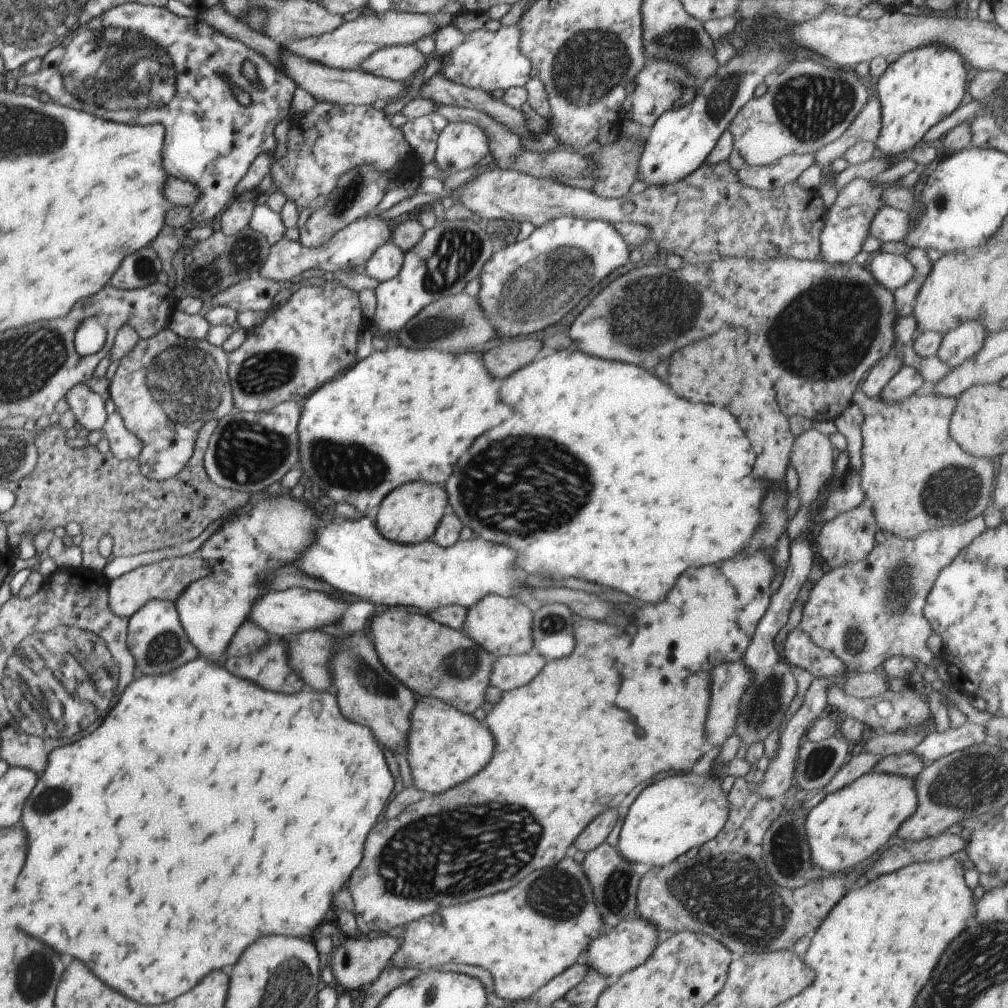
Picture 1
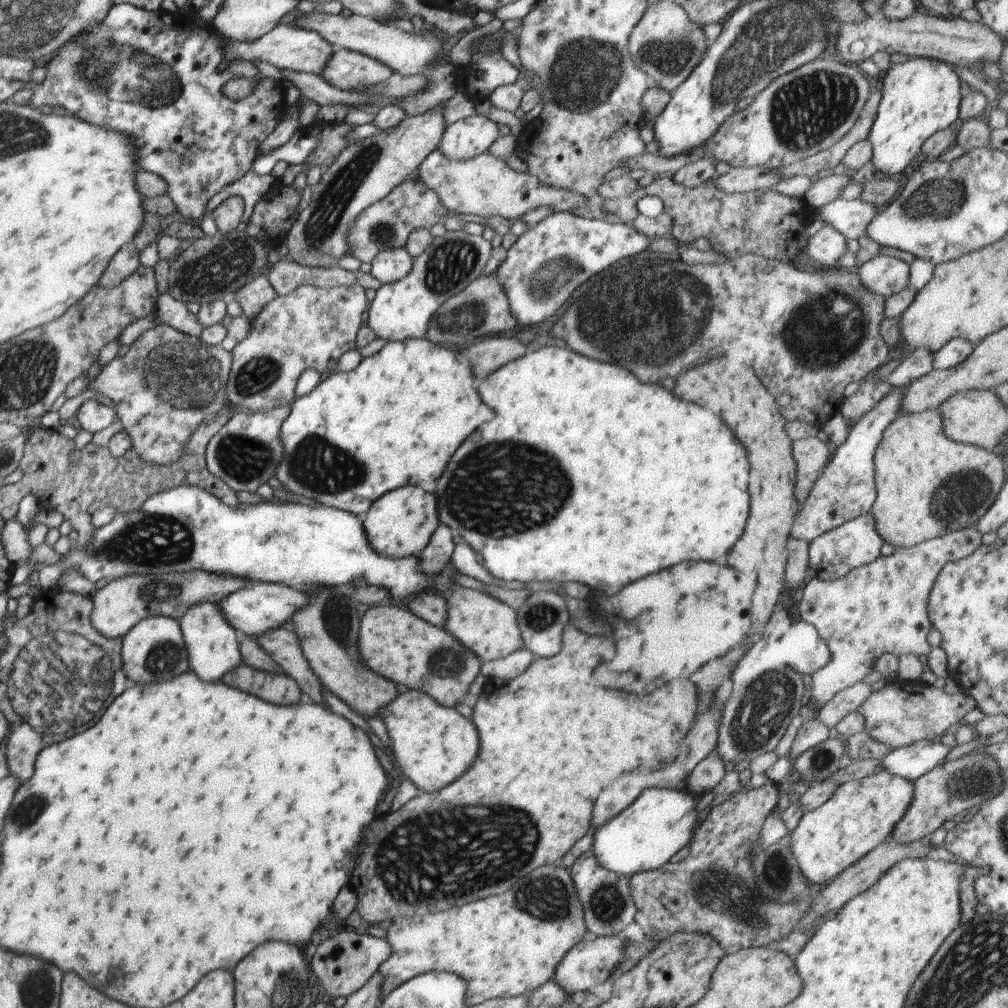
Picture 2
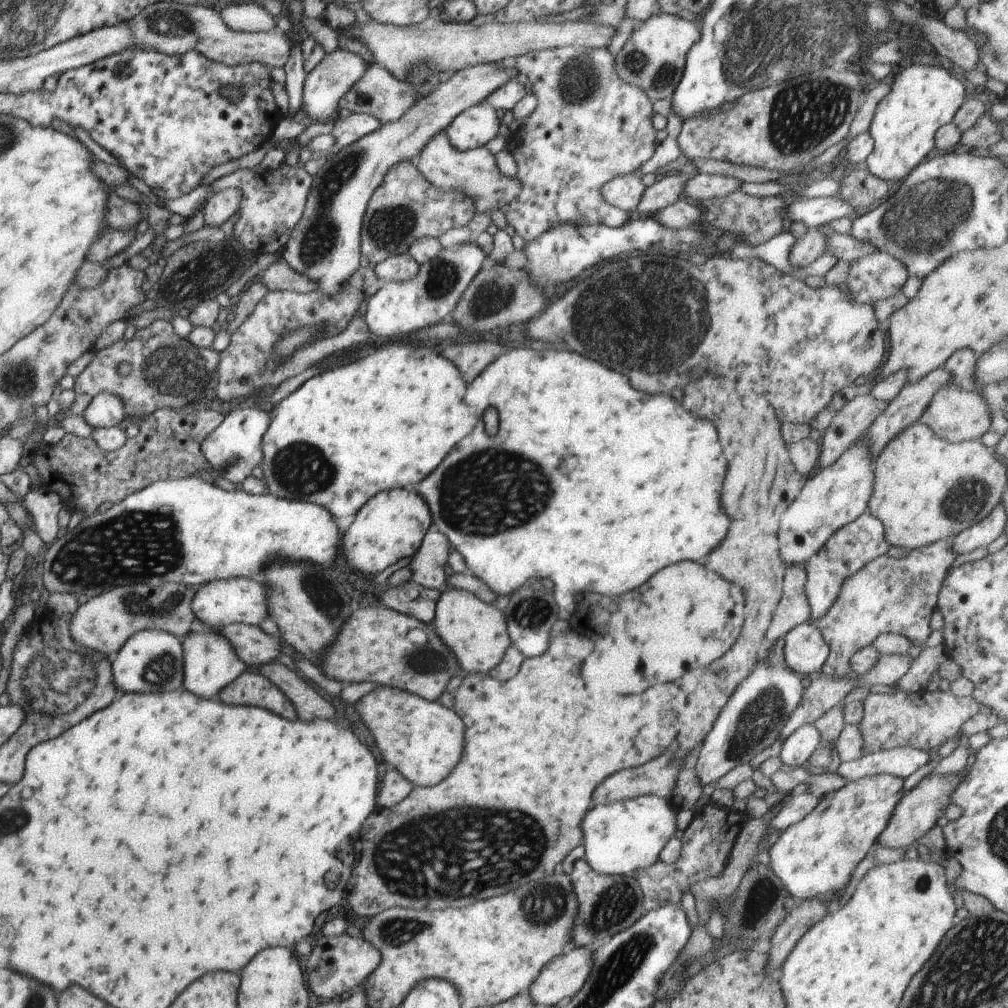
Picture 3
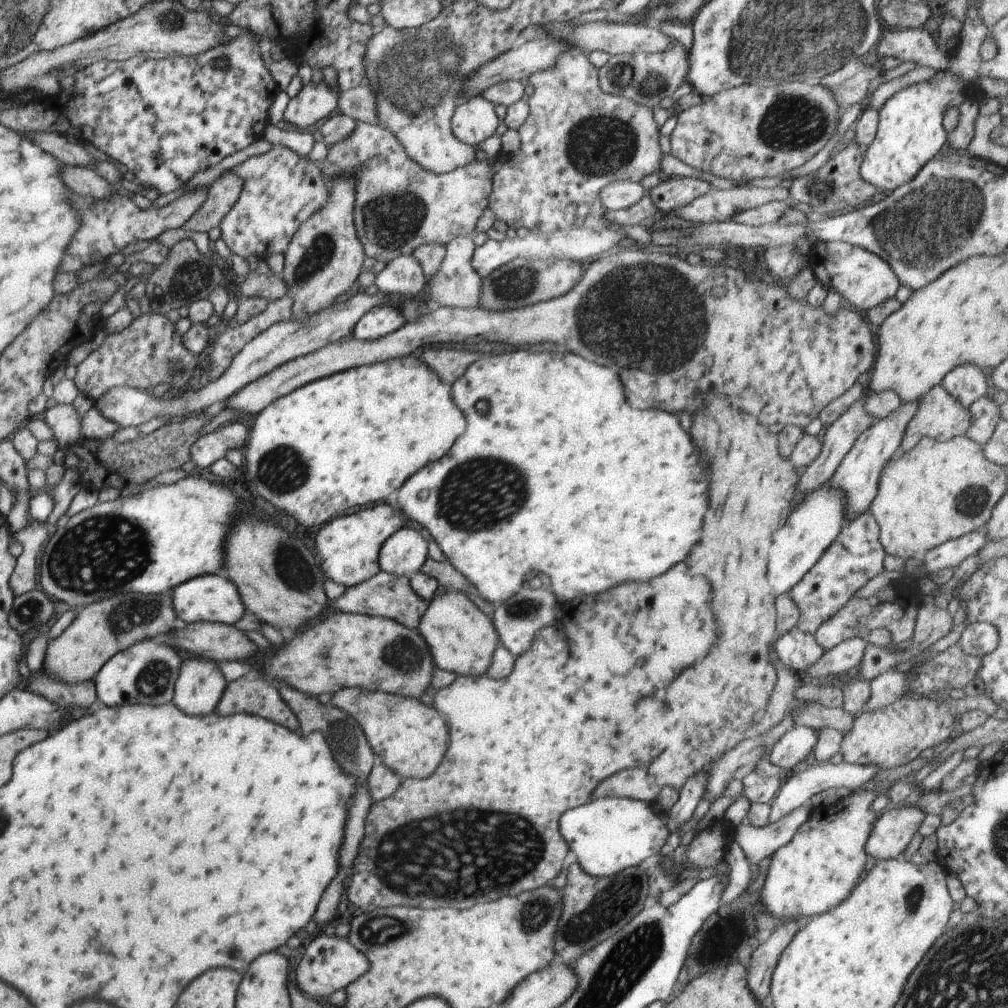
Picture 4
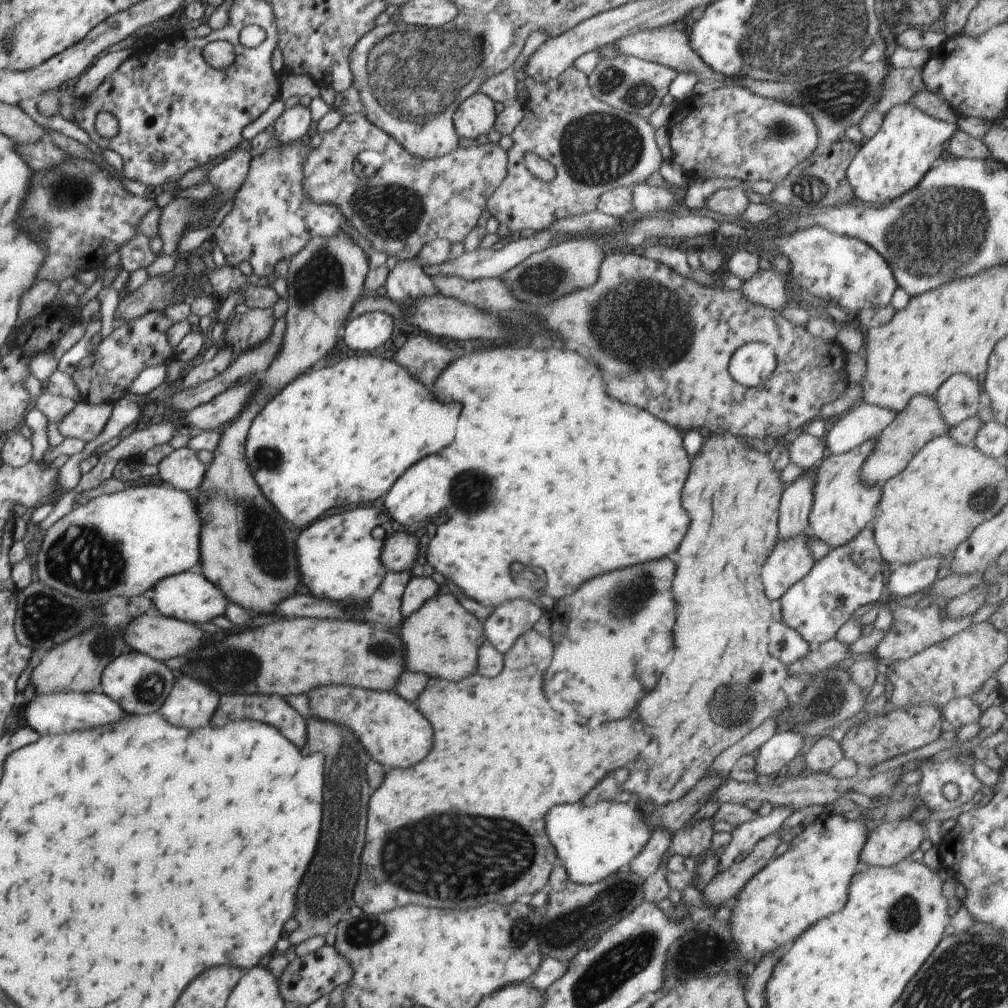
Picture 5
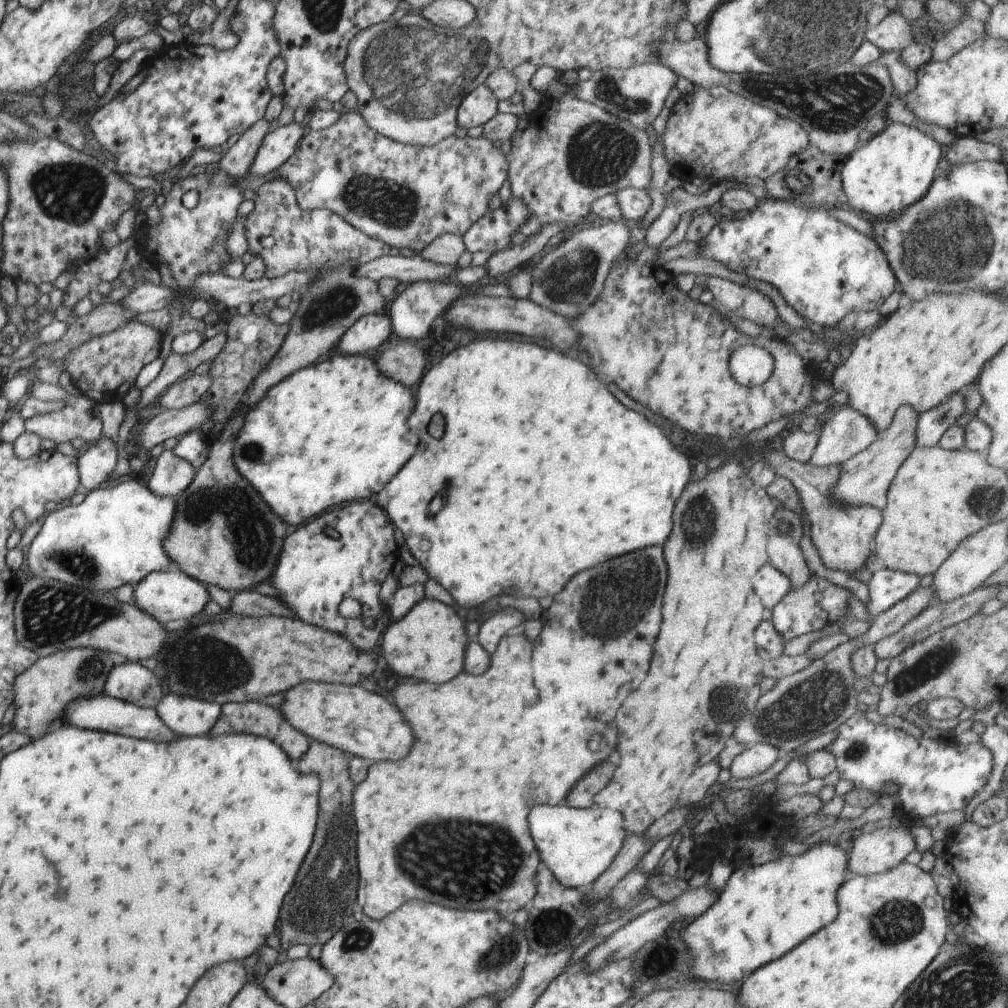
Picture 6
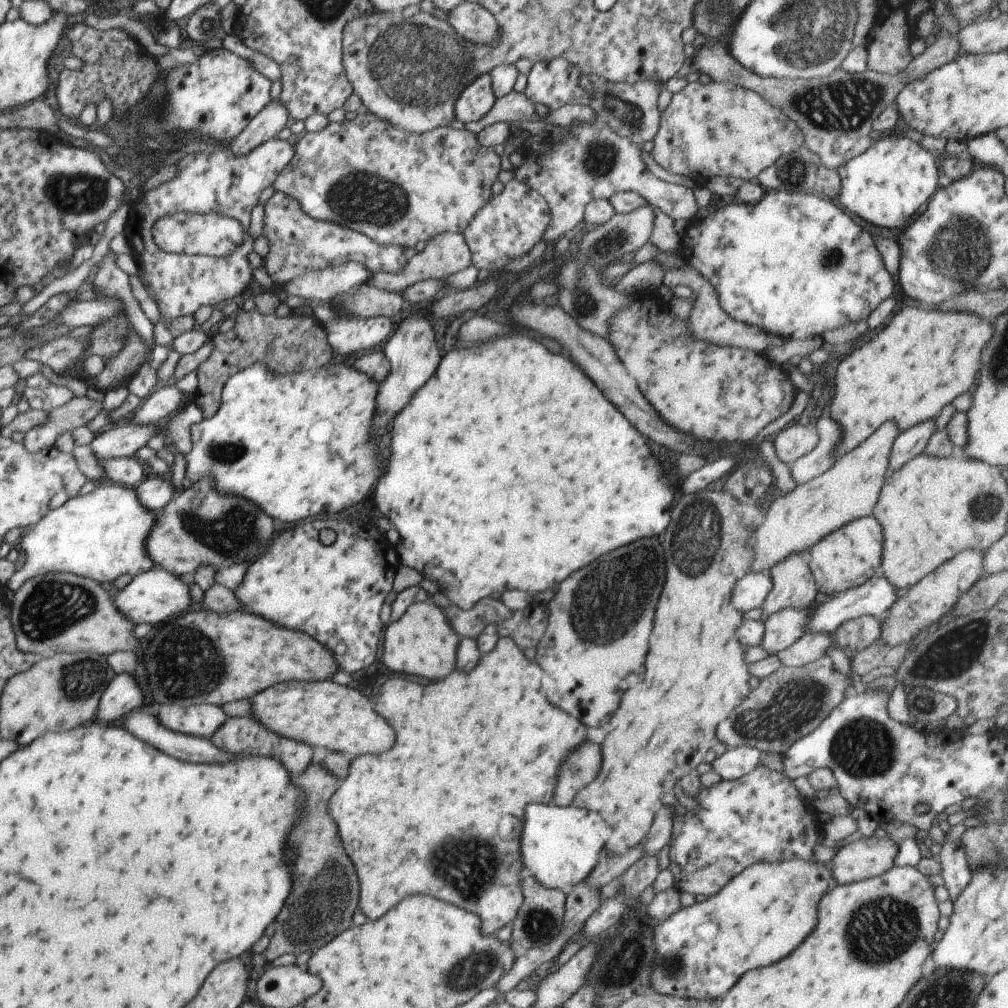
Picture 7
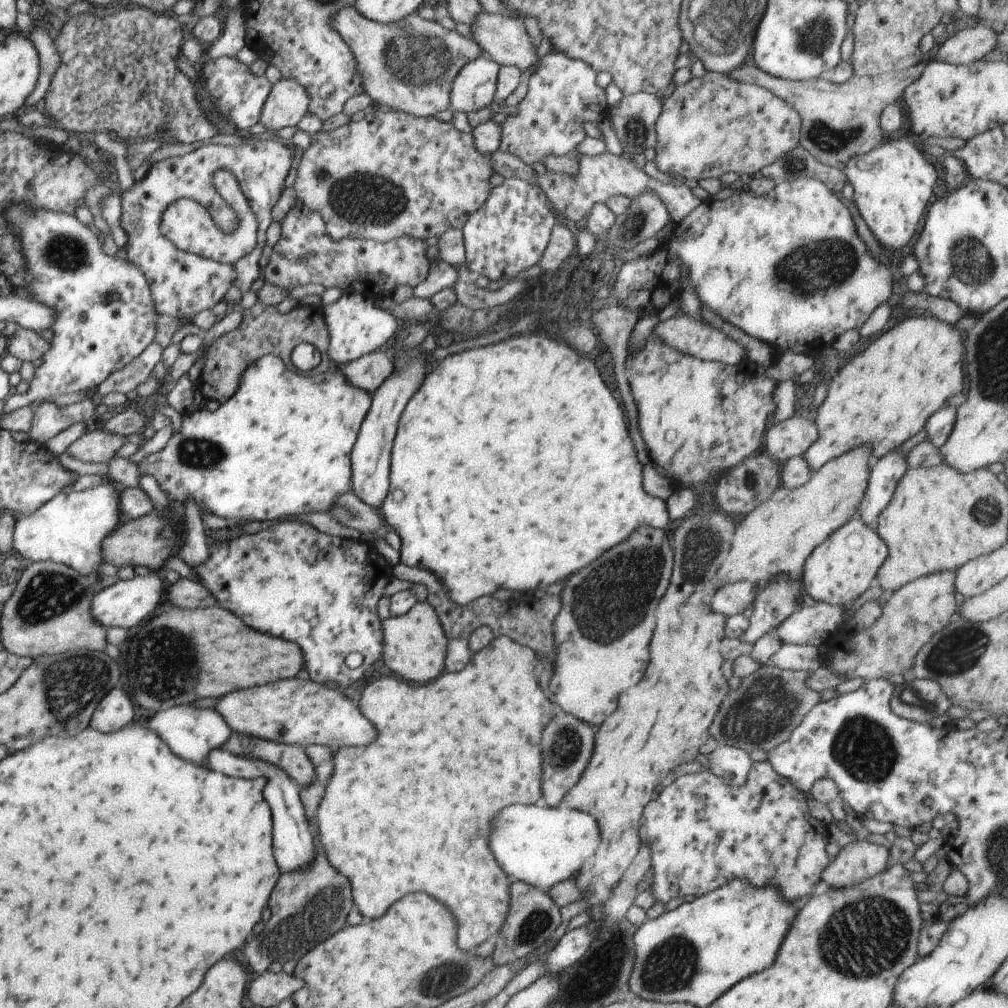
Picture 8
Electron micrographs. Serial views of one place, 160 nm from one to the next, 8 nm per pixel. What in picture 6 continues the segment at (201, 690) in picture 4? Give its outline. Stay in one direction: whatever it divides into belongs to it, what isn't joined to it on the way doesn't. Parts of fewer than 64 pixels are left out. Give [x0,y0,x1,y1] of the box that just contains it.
[155,693,221,737]

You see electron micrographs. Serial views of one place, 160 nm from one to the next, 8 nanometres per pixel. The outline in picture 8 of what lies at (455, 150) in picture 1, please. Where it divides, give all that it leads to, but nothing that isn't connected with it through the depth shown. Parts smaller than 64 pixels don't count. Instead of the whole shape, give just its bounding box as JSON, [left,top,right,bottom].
[450,52,500,114]

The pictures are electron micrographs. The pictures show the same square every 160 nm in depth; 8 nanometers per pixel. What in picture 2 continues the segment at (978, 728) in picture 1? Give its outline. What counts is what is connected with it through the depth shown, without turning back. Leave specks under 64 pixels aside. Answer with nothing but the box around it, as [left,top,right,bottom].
[882,740,952,781]

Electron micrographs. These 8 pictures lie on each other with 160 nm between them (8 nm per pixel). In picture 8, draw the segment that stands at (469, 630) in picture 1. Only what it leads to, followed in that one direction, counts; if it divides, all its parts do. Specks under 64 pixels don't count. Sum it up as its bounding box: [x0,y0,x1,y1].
[381,600,449,682]

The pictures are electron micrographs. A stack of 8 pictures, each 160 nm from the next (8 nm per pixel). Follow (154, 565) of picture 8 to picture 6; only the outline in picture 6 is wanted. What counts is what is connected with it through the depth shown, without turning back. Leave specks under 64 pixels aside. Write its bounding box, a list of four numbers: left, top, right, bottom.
[163,409,288,592]

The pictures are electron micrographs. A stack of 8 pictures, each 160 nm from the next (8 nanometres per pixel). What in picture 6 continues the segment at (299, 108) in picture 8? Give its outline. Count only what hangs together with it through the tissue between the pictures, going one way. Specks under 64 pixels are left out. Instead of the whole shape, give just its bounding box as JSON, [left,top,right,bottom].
[214,118,271,179]

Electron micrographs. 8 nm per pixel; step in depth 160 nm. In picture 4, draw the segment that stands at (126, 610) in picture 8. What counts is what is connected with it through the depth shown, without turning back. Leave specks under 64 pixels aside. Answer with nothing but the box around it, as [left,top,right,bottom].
[173,572,245,625]

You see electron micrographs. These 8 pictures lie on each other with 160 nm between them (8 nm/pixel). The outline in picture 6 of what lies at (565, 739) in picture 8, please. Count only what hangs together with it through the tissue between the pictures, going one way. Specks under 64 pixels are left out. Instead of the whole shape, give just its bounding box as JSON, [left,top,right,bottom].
[568,760,616,808]

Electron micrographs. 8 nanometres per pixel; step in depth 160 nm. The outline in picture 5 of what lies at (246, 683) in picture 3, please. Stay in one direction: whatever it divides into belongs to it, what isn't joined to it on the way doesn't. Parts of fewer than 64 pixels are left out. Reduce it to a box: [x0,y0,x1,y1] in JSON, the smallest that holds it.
[212,694,307,749]

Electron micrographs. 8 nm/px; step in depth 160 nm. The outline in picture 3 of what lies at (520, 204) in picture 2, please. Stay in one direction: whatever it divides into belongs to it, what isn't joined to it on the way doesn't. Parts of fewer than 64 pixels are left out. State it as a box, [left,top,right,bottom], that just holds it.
[415,130,522,214]

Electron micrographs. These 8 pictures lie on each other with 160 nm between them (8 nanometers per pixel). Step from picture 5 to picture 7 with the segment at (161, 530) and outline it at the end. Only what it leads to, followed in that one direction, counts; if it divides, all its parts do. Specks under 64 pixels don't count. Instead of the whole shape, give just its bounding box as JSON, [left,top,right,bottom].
[8,483,156,591]

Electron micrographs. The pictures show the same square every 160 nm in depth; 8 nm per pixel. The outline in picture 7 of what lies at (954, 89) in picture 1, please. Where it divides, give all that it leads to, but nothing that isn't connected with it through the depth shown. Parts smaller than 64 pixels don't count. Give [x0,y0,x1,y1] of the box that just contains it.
[837,135,940,228]

